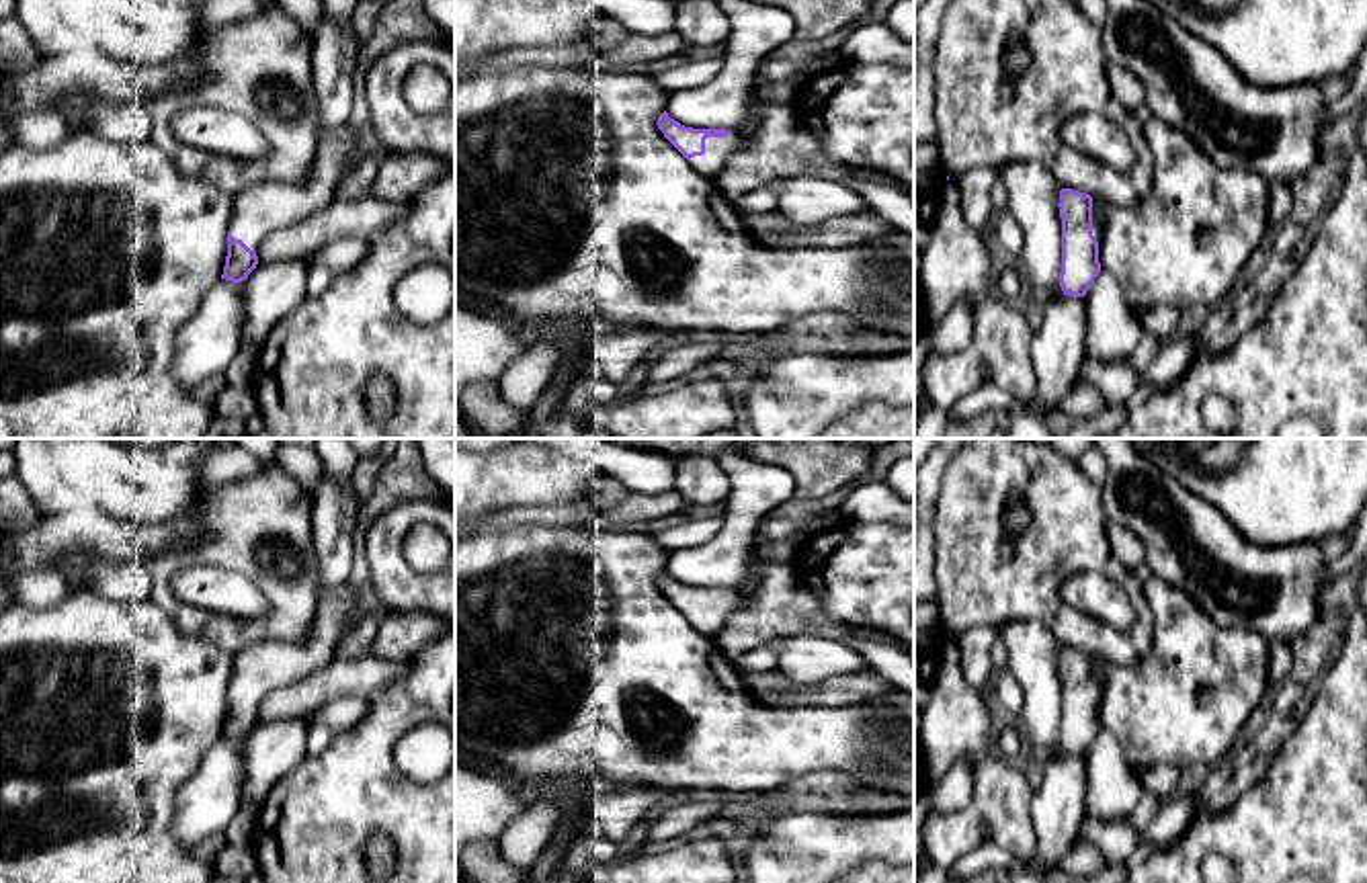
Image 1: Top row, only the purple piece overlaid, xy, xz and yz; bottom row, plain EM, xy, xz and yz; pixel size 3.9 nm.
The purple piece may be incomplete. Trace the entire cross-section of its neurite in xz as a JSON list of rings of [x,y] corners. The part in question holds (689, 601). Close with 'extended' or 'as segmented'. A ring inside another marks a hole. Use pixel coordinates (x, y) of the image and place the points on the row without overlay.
[[[666,570],[658,576],[658,588],[707,637],[715,637],[726,621],[744,606],[742,592],[685,586]]] | extended

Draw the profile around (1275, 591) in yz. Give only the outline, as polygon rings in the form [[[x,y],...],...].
[[[1094,438],[1107,461],[1101,486],[1107,518],[1127,527],[1144,545],[1152,576],[1183,590],[1215,625],[1244,627],[1269,641],[1291,641],[1310,631],[1322,611],[1330,559],[1322,543],[1260,547],[1248,543],[1207,500],[1142,457],[1129,438]]]

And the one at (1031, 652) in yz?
[[[1014,619],[996,627],[1006,645],[1006,670],[1023,690],[1023,729],[1035,742],[1062,756],[1062,676],[1060,643],[1039,621]]]

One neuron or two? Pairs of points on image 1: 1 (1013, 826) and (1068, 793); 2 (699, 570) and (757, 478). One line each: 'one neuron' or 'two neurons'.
1: two neurons
2: one neuron

